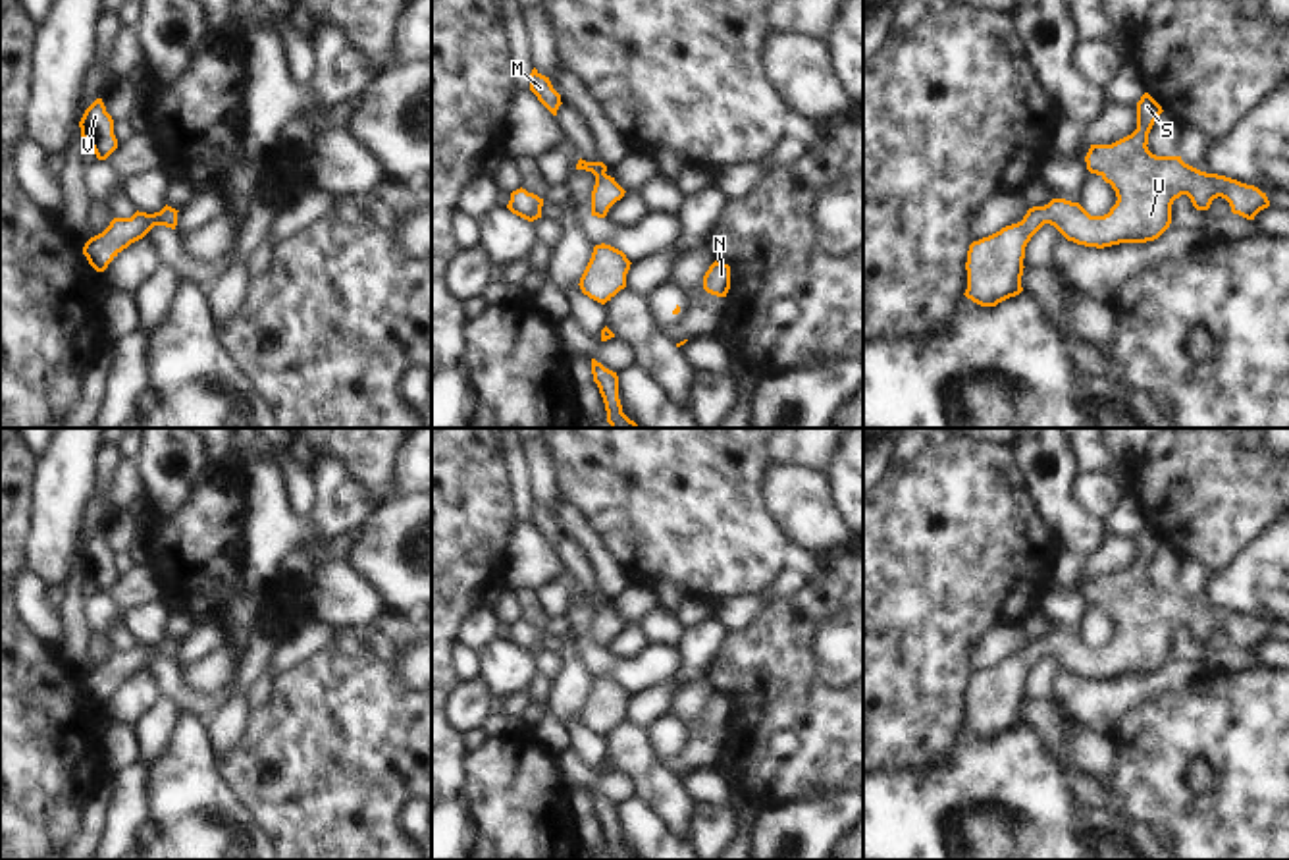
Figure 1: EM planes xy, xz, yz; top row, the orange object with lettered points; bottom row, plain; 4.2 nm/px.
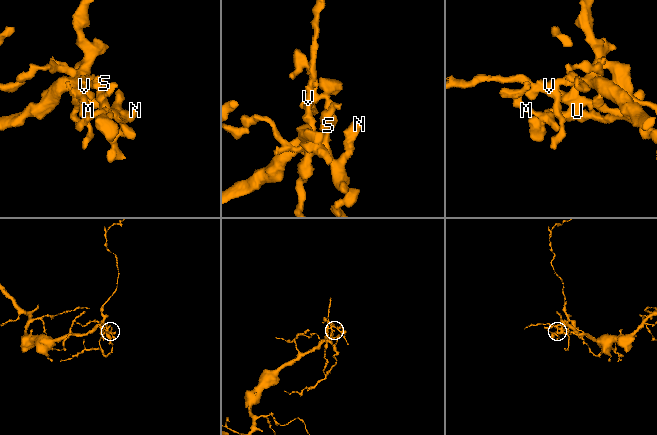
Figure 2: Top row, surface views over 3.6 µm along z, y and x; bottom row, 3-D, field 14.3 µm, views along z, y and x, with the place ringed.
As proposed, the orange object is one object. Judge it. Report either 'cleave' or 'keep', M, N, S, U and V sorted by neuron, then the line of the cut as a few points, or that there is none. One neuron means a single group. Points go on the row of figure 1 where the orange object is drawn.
keep; M N S U V; no cut

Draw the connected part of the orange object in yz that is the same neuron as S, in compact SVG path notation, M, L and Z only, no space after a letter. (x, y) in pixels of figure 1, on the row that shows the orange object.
M1144 93L1137 102L1137 129L1112 143L1091 145L1085 162L1091 174L1100 175L1116 191L1116 204L1104 216L1091 216L1079 202L1052 199L1044 206L1027 210L1021 222L1002 228L1000 231L973 241L967 251L967 289L965 297L981 307L996 307L1023 291L1023 258L1031 237L1044 226L1054 226L1067 241L1085 247L1112 247L1119 243L1146 243L1158 239L1171 224L1171 204L1187 195L1197 210L1208 210L1212 201L1222 197L1229 202L1231 212L1247 220L1270 206L1266 193L1254 185L1237 179L1200 172L1181 160L1181 156L1156 156L1148 150L1148 133L1162 114L1162 106Z

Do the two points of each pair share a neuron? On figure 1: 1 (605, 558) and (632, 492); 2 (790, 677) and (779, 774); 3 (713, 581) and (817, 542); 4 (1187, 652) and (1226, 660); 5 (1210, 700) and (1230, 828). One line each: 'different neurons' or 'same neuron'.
1: different neurons
2: same neuron
3: different neurons
4: same neuron
5: same neuron

